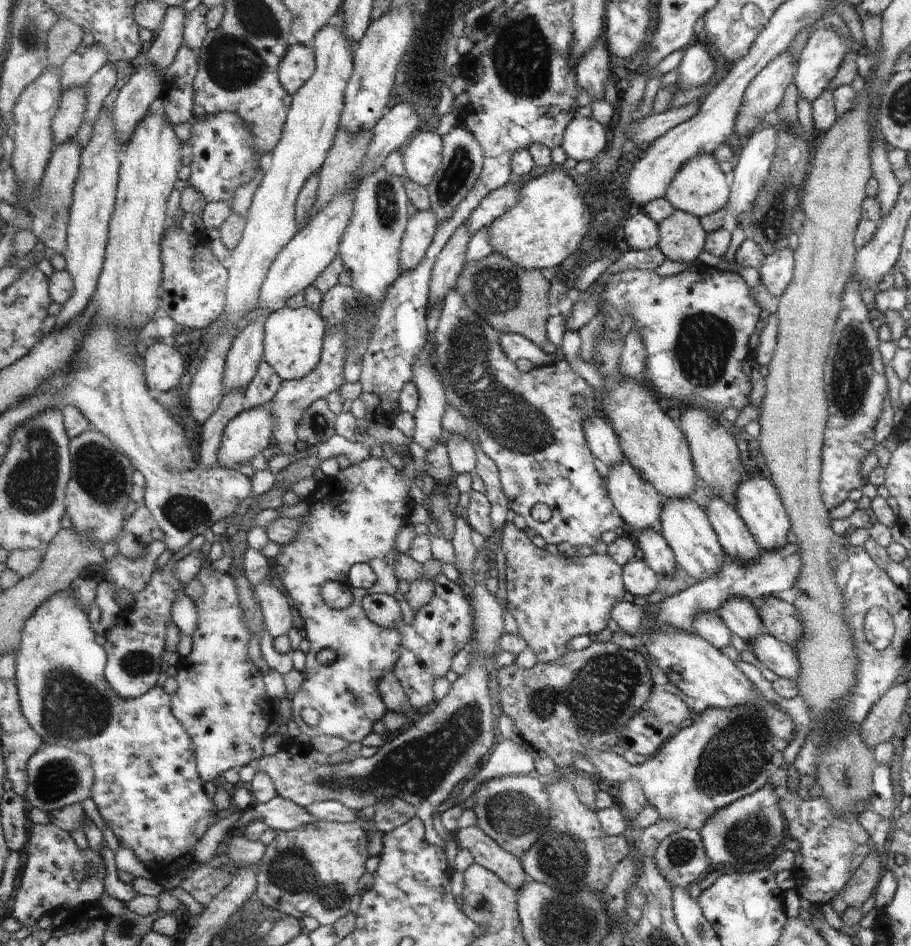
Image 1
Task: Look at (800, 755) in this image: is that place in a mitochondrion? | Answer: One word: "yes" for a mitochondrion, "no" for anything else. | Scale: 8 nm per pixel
no

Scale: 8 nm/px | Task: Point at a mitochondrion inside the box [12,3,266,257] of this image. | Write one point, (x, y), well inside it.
(32, 33)

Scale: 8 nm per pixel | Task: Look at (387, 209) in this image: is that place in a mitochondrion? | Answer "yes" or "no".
yes

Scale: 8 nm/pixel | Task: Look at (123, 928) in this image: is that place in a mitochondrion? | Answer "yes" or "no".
yes

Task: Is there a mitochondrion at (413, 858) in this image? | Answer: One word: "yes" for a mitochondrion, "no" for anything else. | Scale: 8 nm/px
no

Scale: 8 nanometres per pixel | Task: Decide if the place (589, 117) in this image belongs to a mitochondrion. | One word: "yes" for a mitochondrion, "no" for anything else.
no

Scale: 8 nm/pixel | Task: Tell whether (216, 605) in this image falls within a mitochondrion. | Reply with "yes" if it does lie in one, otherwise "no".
yes

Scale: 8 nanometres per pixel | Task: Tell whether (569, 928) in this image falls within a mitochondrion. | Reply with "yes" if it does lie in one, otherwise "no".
yes

